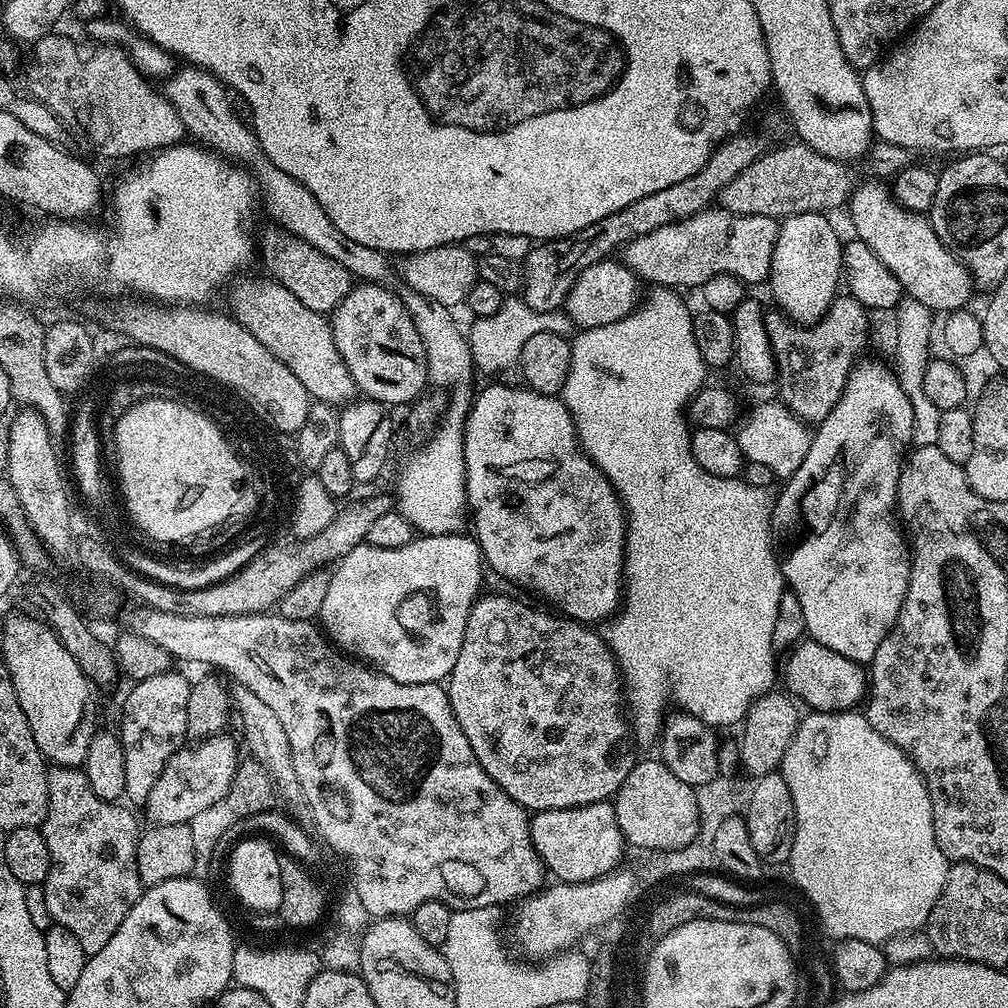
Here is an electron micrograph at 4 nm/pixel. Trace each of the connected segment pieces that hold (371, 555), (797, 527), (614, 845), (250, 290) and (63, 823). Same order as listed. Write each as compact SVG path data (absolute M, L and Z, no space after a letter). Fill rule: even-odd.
M421 535L394 550L382 550L365 542L350 550L350 554L335 565L330 590L326 590L326 602L322 602L318 617L327 639L341 653L371 666L377 673L394 678L399 684L447 681L454 670L454 662L458 662L458 650L462 650L468 615L482 592L480 545L471 535L464 535ZM405 599L408 599L408 624L398 616Z
M861 359L853 368L852 373L848 375L848 381L844 387L844 392L838 398L834 410L815 429L812 437L810 451L806 458L802 458L802 466L794 470L792 476L783 481L784 489L774 500L772 510L772 523L774 525L775 535L778 537L778 548L784 553L779 553L778 563L780 574L784 577L787 587L798 598L802 606L802 618L804 619L804 631L813 640L817 640L822 646L834 650L834 654L842 654L842 658L850 658L858 665L867 665L874 658L882 638L894 626L894 622L900 613L902 602L906 598L908 589L908 575L912 569L910 563L910 548L906 543L905 533L898 523L898 516L894 509L897 507L896 487L900 481L900 469L906 460L906 453L909 451L912 440L912 427L916 424L917 409L906 398L906 394L900 388L896 381L895 371L884 364L879 364L876 360Z
M611 803L587 804L566 810L546 810L531 817L532 845L540 863L557 881L581 884L617 871L626 841Z
M271 278L248 280L233 294L230 312L278 362L287 366L313 401L343 406L357 395L354 378L350 378L350 370L346 370L346 362L342 362L338 346L334 346L329 317L302 306L286 286Z
M49 767L48 813L42 825L46 850L50 850L50 870L42 885L46 907L50 910L53 924L66 926L66 930L78 938L82 950L89 957L98 954L98 950L114 938L118 926L122 926L122 918L130 914L142 895L136 861L142 825L131 811L135 812L123 803L98 798L98 794L90 790L90 782L80 768Z

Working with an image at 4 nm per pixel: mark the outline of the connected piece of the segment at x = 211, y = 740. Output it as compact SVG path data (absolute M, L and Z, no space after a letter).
M228 734L201 739L197 748L185 746L173 754L162 770L146 805L148 816L156 824L188 824L207 808L223 801L230 790L230 782L236 773L238 755L236 744Z

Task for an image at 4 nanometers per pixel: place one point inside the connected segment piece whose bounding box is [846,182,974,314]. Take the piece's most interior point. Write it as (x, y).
(906, 243)

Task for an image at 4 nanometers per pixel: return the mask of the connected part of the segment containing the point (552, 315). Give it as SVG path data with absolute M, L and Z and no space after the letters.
M505 298L498 311L489 316L477 316L473 324L466 328L468 349L472 355L472 363L484 372L496 372L499 368L515 369L520 363L520 348L534 334L553 332L559 336L571 337L574 325L571 318L563 311L543 312L534 310L520 298Z

